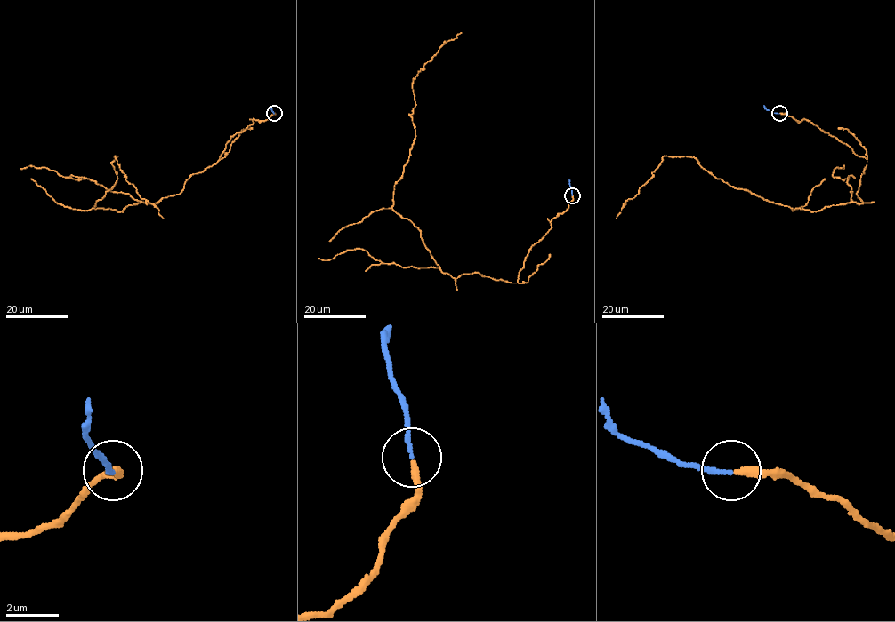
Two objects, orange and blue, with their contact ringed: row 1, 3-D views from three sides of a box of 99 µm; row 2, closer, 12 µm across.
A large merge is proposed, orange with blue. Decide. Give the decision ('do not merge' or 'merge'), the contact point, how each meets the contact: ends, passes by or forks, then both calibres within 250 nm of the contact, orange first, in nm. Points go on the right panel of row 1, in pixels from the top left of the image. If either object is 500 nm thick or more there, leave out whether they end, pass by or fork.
merge | (779, 113) | orange ends | blue ends | 280/170 nm

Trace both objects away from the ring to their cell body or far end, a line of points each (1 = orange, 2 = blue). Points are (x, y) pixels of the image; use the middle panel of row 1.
1: (572, 195), (532, 246), (516, 283), (443, 273), (419, 230), (392, 209), (415, 137), (413, 80), (461, 32)
2: (572, 195), (569, 179)

